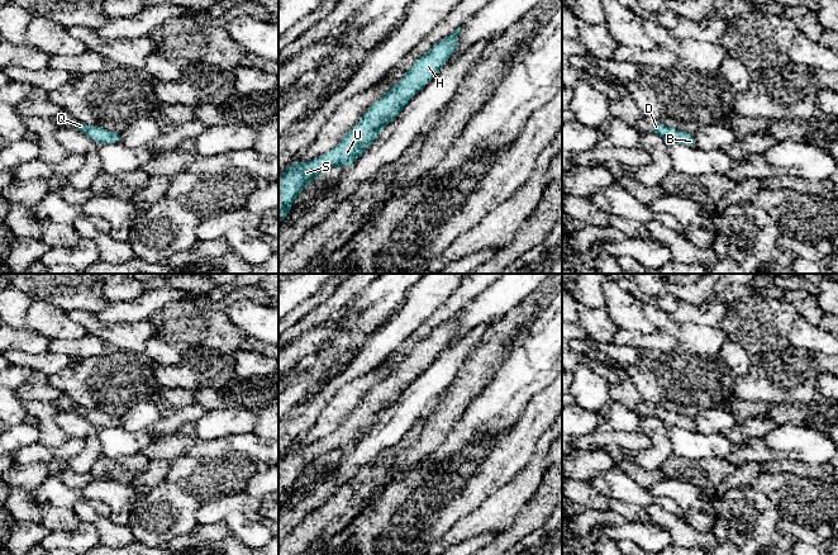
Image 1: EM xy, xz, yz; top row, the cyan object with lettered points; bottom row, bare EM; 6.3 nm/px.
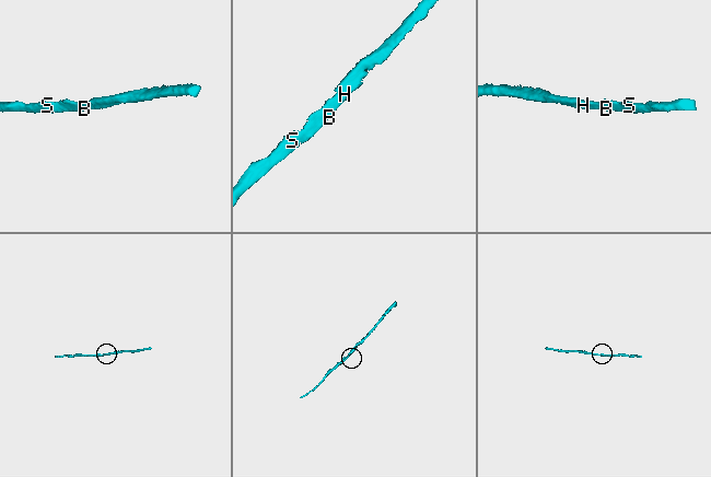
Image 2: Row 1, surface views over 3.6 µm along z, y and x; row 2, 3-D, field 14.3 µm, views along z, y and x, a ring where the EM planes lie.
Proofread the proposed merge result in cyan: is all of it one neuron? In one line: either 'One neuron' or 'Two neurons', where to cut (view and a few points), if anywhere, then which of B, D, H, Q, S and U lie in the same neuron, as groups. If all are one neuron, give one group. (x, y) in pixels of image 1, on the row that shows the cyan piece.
One neuron. No split. Groups: B D H Q S U

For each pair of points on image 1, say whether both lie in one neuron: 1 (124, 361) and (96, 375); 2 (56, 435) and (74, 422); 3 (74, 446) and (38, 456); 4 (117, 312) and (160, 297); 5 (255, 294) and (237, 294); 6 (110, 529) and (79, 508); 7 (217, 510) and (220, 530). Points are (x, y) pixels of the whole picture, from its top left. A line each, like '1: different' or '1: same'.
1: same
2: different
3: same
4: same
5: same
6: same
7: different

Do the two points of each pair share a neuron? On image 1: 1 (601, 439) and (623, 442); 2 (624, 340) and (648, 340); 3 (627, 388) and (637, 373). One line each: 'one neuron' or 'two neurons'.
1: one neuron
2: one neuron
3: two neurons

